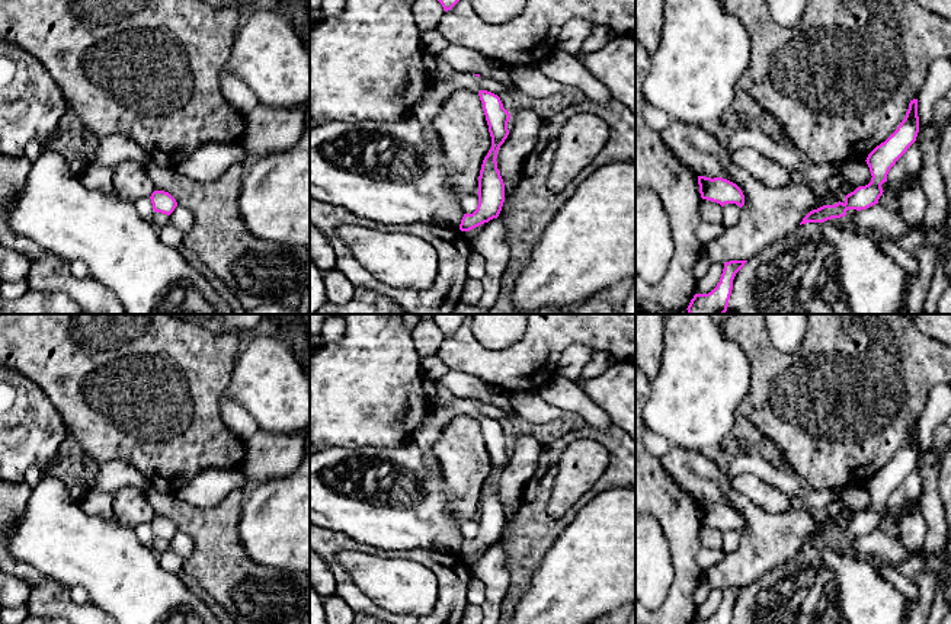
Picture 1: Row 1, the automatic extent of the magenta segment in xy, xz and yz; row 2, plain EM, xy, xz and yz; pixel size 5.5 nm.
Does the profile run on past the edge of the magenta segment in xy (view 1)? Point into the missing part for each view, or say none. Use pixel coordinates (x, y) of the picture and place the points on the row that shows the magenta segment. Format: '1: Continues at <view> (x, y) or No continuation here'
1: No continuation here

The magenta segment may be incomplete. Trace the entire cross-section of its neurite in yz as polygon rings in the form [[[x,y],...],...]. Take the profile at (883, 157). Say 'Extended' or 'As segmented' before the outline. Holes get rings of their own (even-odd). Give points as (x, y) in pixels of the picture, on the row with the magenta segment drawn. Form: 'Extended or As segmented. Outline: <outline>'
As segmented. Outline: [[[913,99],[910,100],[906,116],[900,122],[897,129],[868,154],[865,161],[872,176],[871,182],[848,193],[843,202],[839,201],[835,205],[823,205],[817,209],[810,211],[803,218],[800,225],[807,223],[824,223],[832,218],[840,218],[846,215],[848,209],[861,211],[878,204],[878,199],[884,192],[881,185],[887,182],[887,175],[890,169],[916,141],[918,132],[918,99]]]

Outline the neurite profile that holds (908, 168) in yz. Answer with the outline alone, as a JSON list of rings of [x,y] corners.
[[[915,141],[890,169],[887,175],[887,182],[899,193],[906,182],[920,175],[920,169],[922,169],[922,151],[919,141]]]

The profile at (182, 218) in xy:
[[[177,205],[170,214],[170,224],[173,224],[183,236],[192,230],[193,221],[193,212],[182,205]]]

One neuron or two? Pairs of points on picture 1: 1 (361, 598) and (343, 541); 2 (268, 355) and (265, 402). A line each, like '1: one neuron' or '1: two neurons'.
1: one neuron
2: one neuron

